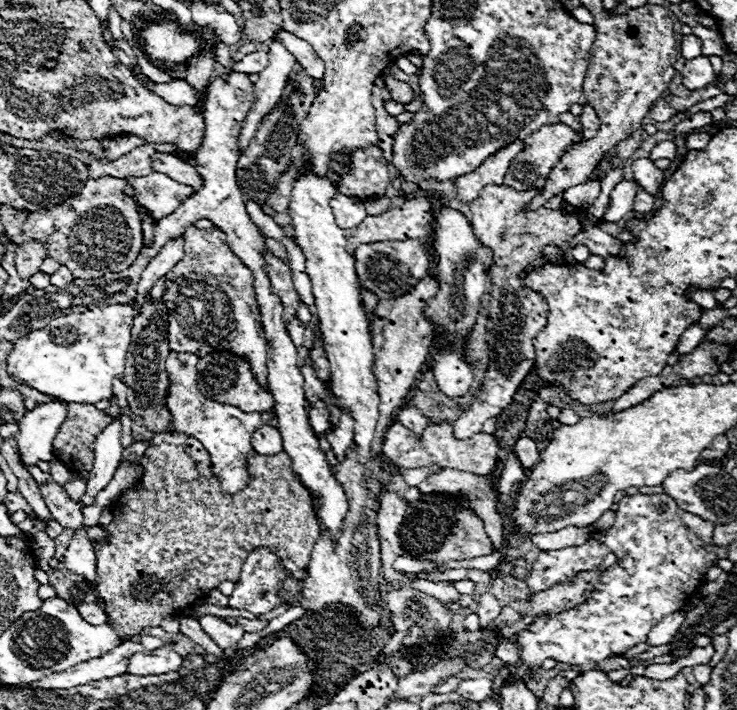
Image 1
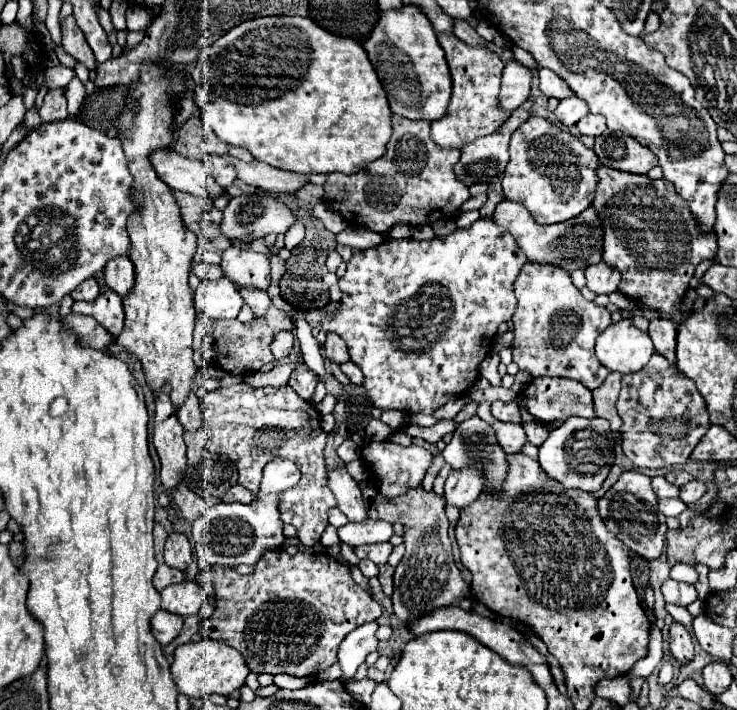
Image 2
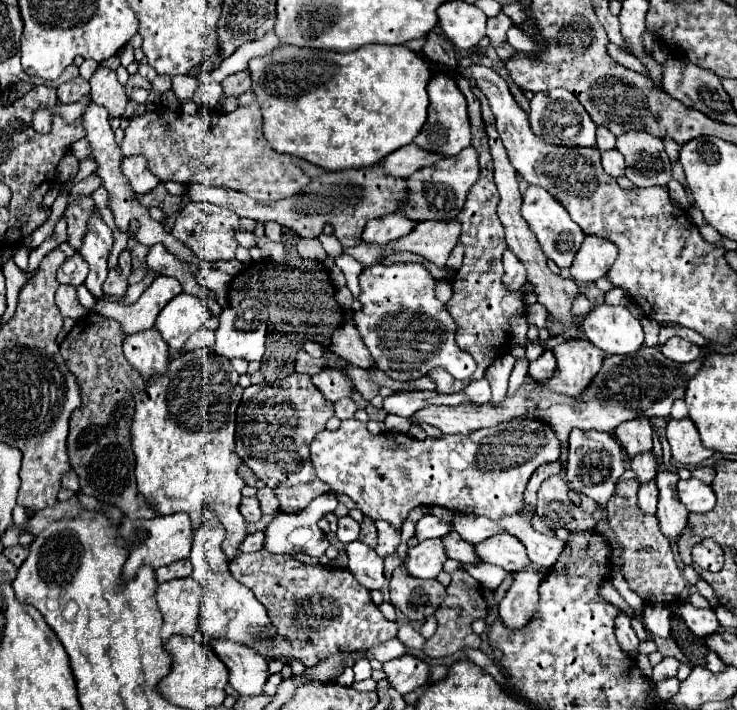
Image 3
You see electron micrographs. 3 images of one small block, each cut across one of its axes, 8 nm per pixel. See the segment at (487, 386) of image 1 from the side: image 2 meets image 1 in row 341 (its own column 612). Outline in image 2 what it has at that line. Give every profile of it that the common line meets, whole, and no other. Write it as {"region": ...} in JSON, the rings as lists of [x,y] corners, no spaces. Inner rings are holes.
{"region":[[[638,470],[624,472],[618,482],[598,500],[598,512],[606,524],[606,528],[620,538],[632,552],[646,560],[656,560],[664,548],[664,534],[668,530],[666,518],[658,512],[658,498],[650,486],[650,478],[640,474]]]}

